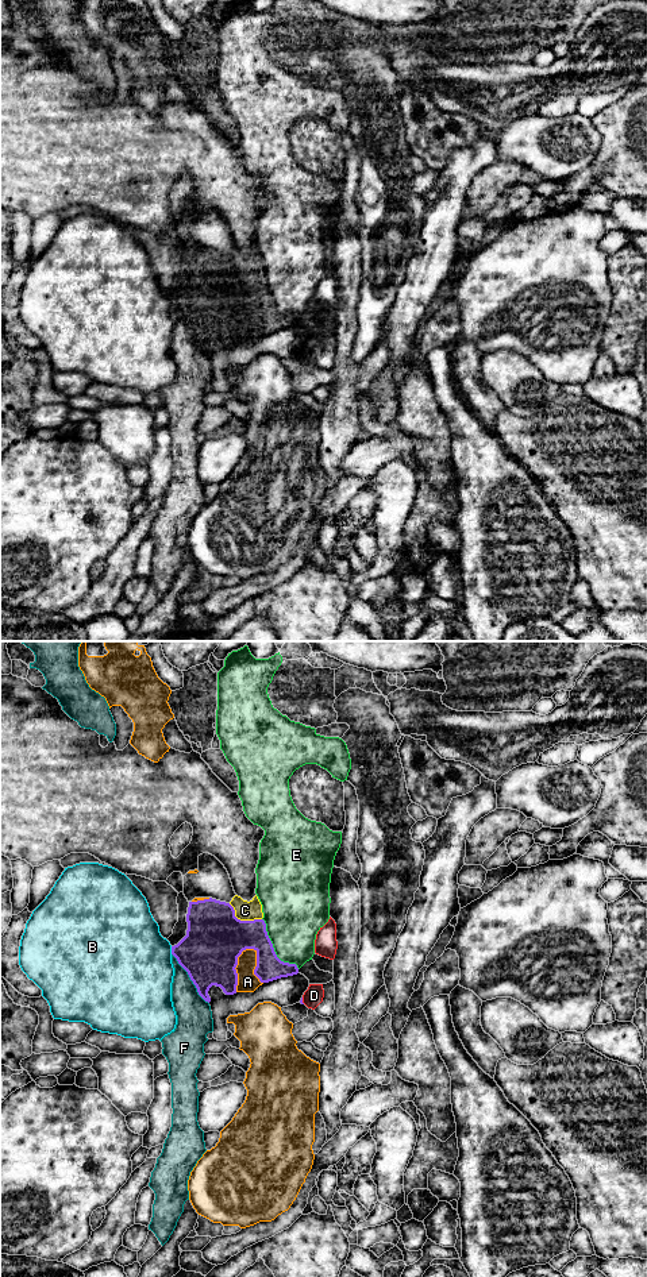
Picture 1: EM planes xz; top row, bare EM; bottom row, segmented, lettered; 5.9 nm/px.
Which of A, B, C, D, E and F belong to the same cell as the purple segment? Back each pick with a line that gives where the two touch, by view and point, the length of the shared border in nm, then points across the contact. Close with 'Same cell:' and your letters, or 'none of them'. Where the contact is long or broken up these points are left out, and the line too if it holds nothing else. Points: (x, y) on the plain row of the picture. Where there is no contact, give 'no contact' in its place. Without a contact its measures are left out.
C: xz (242, 273) | 220 nm | across xz (215, 290), (242, 273), (245, 262)
Same cell: C

